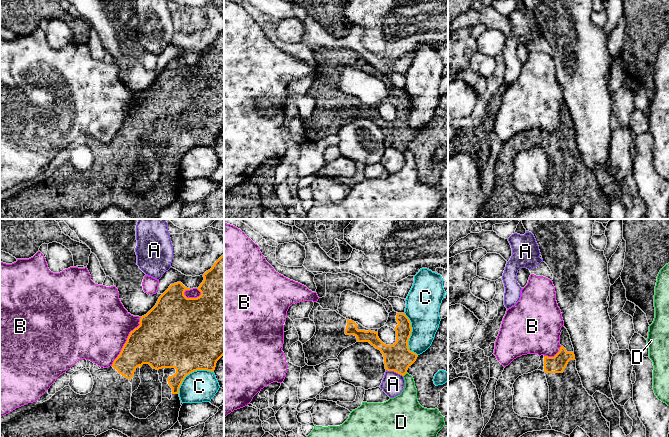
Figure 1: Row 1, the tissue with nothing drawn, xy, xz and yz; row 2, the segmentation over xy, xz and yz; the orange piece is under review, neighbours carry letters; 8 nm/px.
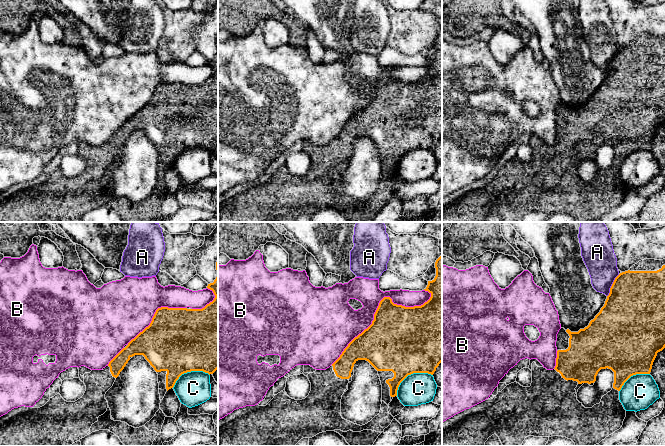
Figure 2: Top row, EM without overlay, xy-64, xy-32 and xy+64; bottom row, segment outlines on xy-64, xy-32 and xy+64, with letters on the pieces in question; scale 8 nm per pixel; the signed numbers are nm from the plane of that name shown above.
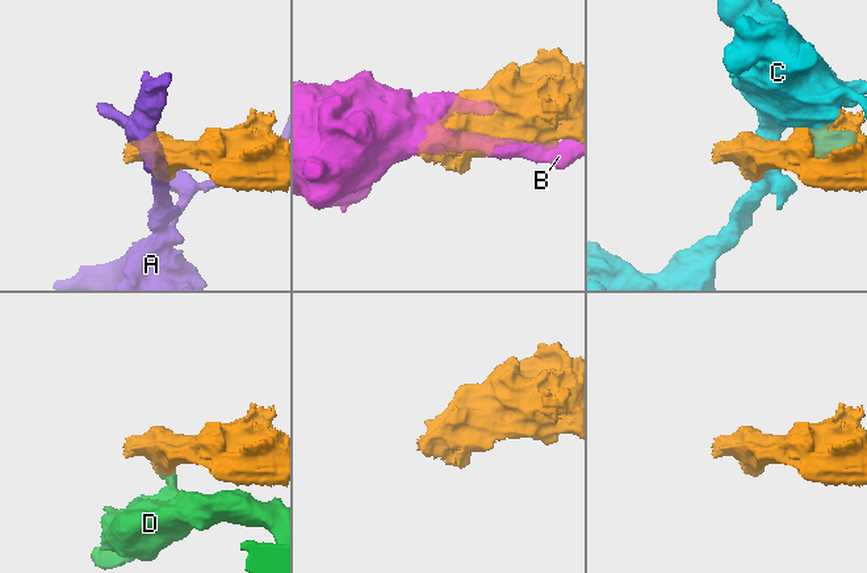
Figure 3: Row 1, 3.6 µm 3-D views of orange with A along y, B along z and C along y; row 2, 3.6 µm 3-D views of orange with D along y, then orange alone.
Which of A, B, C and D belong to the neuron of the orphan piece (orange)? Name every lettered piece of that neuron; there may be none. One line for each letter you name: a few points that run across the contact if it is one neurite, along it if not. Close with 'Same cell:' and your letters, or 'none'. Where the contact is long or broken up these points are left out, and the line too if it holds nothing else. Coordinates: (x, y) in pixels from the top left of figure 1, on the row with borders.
Same cell: none

